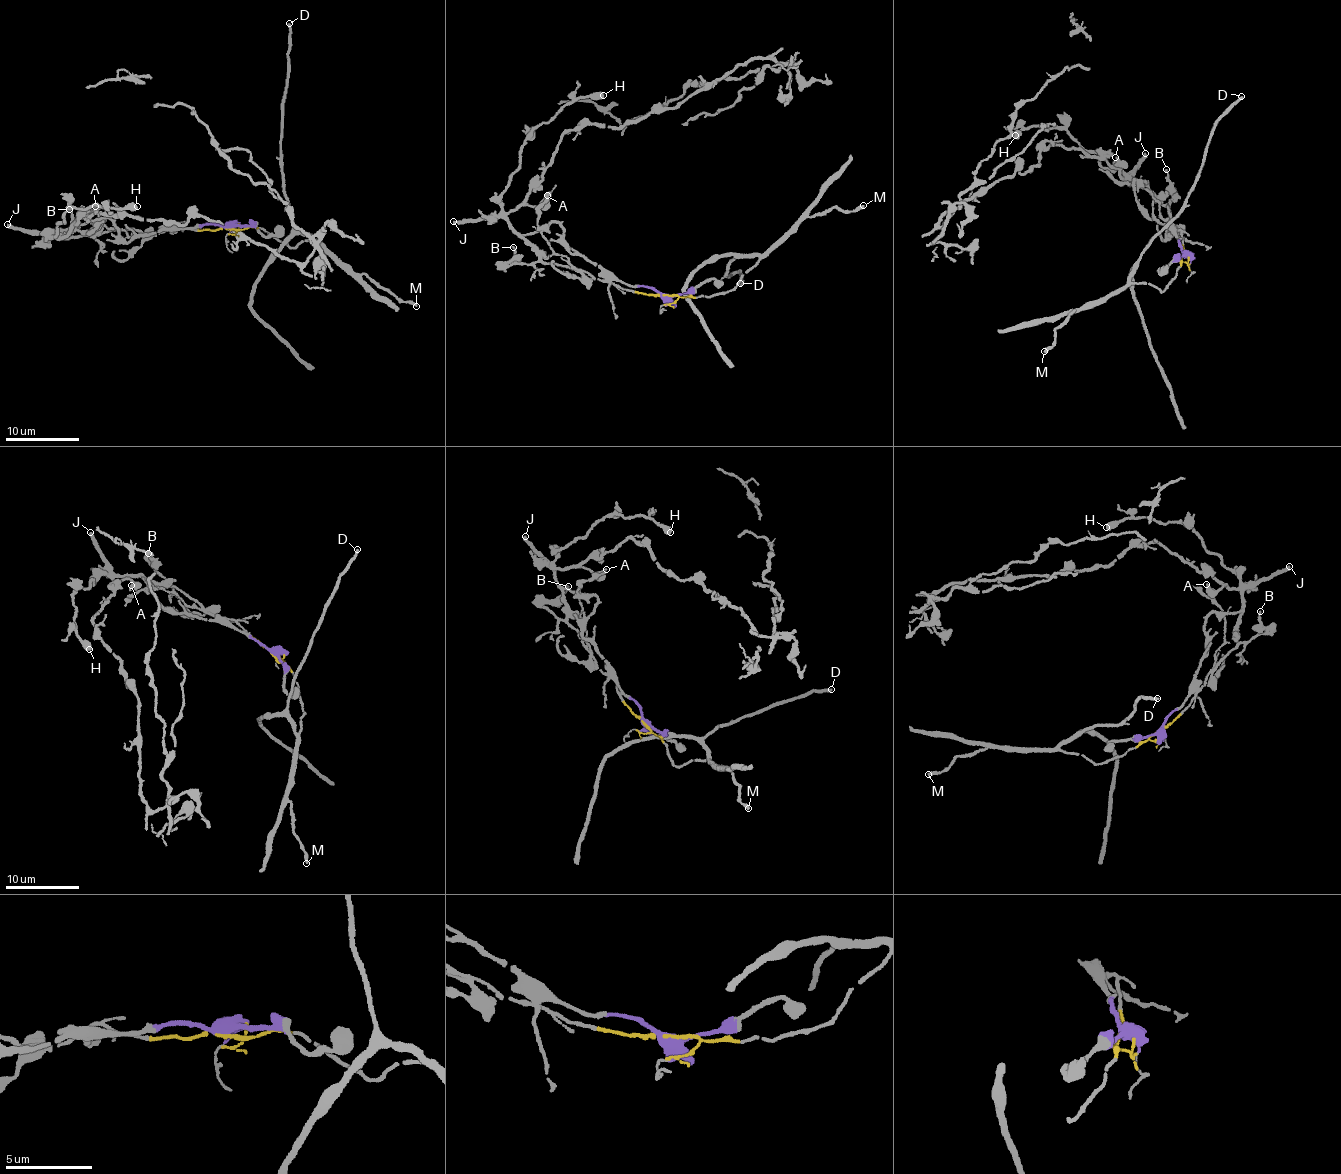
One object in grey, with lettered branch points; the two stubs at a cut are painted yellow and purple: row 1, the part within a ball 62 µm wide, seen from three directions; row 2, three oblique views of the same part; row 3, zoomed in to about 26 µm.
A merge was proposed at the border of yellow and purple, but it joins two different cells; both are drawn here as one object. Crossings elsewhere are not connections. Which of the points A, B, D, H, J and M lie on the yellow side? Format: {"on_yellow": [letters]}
{"on_yellow": ["D", "M"]}

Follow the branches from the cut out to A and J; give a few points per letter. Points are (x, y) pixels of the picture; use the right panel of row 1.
A: (1181, 255), (1176, 232), (1149, 218), (1136, 199), (1135, 180), (1148, 182), (1121, 177), (1124, 162), (1116, 156)
J: (1181, 255), (1176, 232), (1149, 218), (1136, 199), (1135, 180), (1148, 182), (1139, 184), (1130, 177), (1144, 152)

